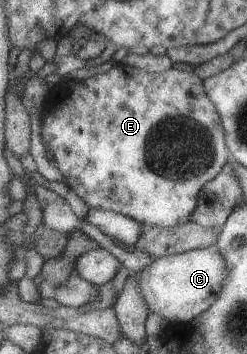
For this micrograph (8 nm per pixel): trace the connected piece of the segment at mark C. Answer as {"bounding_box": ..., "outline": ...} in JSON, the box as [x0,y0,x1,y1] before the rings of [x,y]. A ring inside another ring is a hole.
{"bounding_box":[136,244,227,323],"outline":[[[214,244],[156,258],[136,275],[149,313],[159,313],[169,323],[186,323],[200,316],[211,303],[214,303],[226,279],[227,267],[223,257],[219,255],[217,245]]]}

